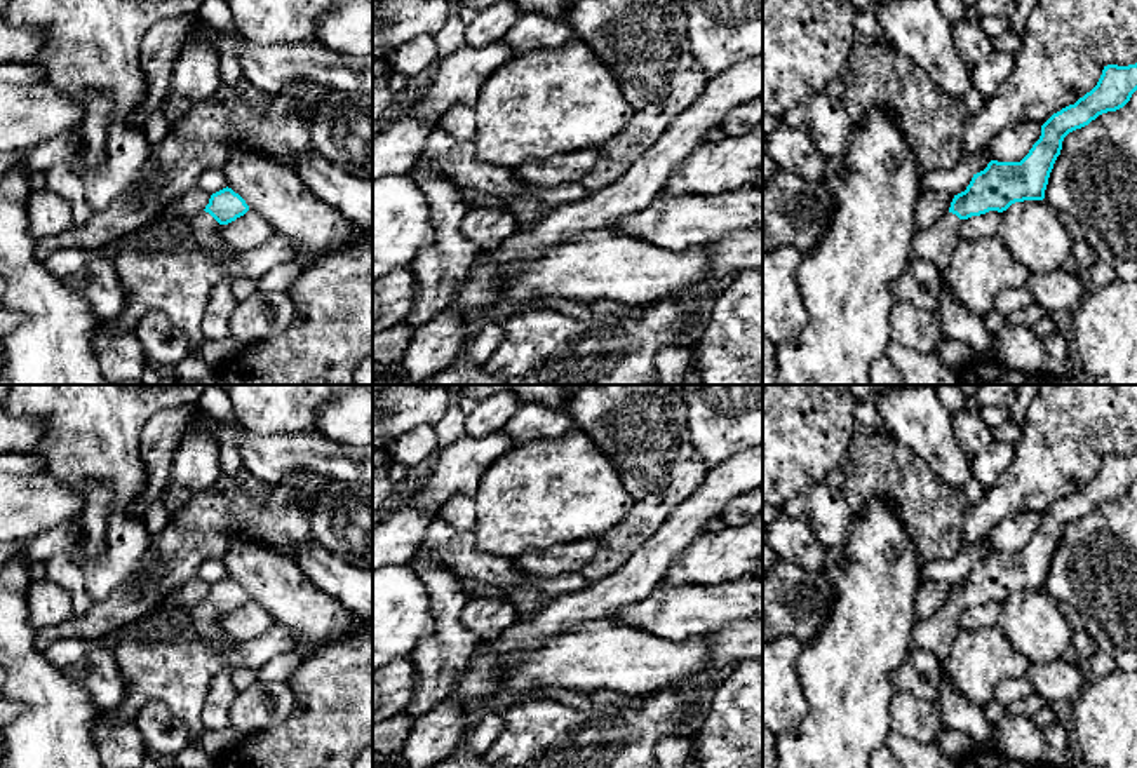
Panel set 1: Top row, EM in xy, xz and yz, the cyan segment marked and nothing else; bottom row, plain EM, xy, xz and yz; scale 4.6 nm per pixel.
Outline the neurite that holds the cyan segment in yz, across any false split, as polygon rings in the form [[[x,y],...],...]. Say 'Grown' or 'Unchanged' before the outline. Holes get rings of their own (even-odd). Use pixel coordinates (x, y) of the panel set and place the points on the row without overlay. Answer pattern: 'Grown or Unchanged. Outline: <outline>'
Grown. Outline: [[[1137,453],[1104,456],[1090,482],[1041,515],[1039,529],[1020,552],[991,550],[984,561],[973,564],[965,582],[954,585],[949,601],[930,622],[916,620],[912,650],[932,651],[944,664],[959,632],[958,616],[963,610],[989,601],[1003,603],[1015,592],[1043,590],[1064,528],[1099,505],[1123,498],[1135,481]]]

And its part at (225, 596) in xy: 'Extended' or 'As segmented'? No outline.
Extended

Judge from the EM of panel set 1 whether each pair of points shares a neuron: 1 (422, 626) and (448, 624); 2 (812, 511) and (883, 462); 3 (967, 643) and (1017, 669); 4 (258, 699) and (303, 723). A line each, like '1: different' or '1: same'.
1: different
2: different
3: same
4: different

